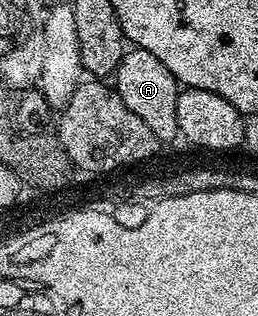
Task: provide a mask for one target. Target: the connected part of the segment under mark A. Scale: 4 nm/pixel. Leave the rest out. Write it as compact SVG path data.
M127 49L112 74L112 85L118 91L120 100L124 100L124 104L128 104L128 108L132 108L132 112L136 112L144 124L148 124L152 136L156 136L159 143L166 144L179 137L176 100L180 83L172 76L172 72L168 72L168 68L164 68L164 64L160 64L160 60L156 60L156 56L152 56L152 52Z

